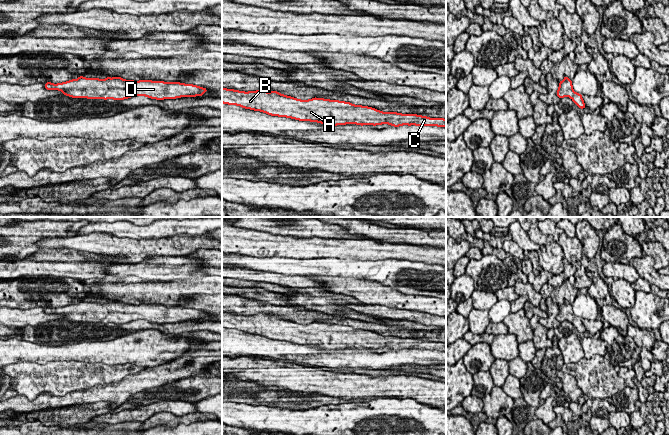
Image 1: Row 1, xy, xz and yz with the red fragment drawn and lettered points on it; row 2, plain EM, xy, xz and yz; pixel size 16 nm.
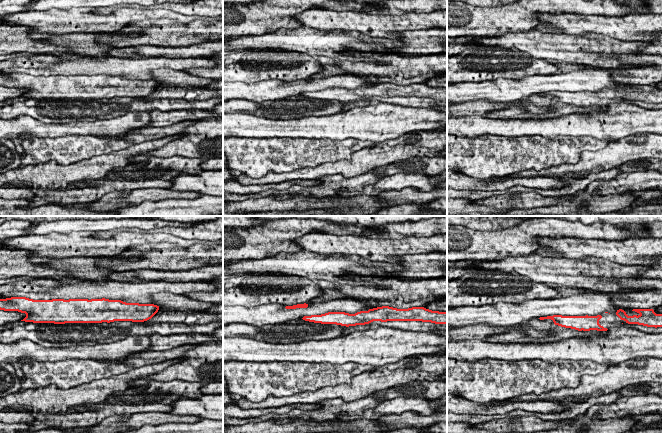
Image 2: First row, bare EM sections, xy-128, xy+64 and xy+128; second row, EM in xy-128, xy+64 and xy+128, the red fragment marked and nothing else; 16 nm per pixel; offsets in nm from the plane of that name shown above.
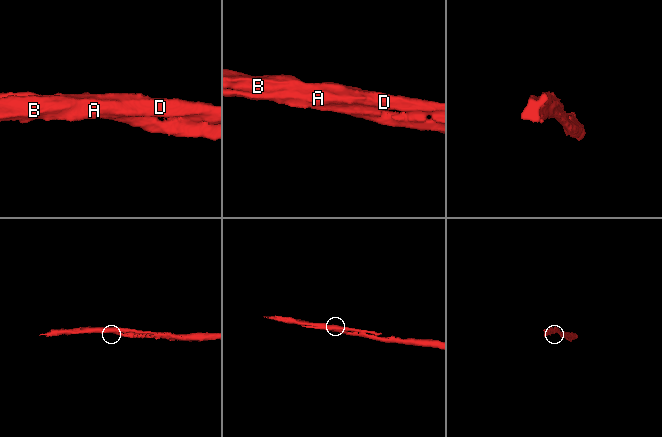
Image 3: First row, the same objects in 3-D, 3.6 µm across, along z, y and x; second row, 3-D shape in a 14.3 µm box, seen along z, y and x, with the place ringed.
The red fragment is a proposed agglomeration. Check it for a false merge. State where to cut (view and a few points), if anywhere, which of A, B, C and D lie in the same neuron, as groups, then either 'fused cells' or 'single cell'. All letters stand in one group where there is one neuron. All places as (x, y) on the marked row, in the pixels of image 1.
no cut; A B C D; single cell

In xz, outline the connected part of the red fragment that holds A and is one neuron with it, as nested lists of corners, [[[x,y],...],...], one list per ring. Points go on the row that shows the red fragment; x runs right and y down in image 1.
[[[222,87],[222,103],[261,111],[271,116],[318,122],[328,126],[355,123],[361,126],[389,124],[394,127],[402,125],[446,127],[446,119],[443,118],[382,112],[372,107],[316,97],[300,100],[277,91],[244,92]]]

